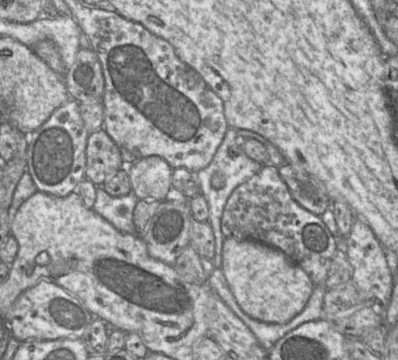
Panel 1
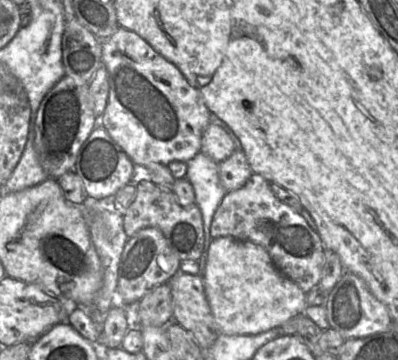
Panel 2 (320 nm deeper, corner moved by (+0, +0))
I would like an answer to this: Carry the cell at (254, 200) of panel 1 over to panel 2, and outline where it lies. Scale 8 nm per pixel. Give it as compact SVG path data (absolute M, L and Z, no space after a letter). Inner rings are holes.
M252 173L240 189L226 192L219 203L210 226L211 238L231 237L263 247L276 268L294 281L305 293L316 286L324 264L324 245L304 217L282 203L273 193L270 183Z

